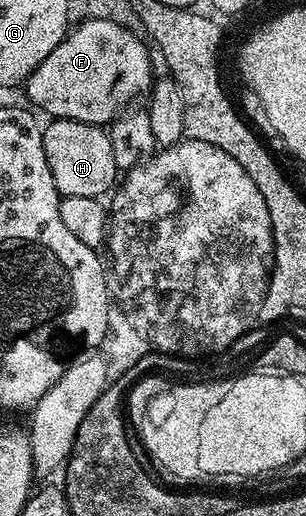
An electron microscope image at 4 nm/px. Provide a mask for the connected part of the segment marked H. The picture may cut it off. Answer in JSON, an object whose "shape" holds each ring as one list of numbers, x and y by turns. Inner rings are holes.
{"shape":[[58,118,47,124,49,126,45,125,42,130,46,164,50,164,50,176,54,176,58,192,65,198,90,196,103,199,118,182,109,131,102,126,91,126,69,118]]}

